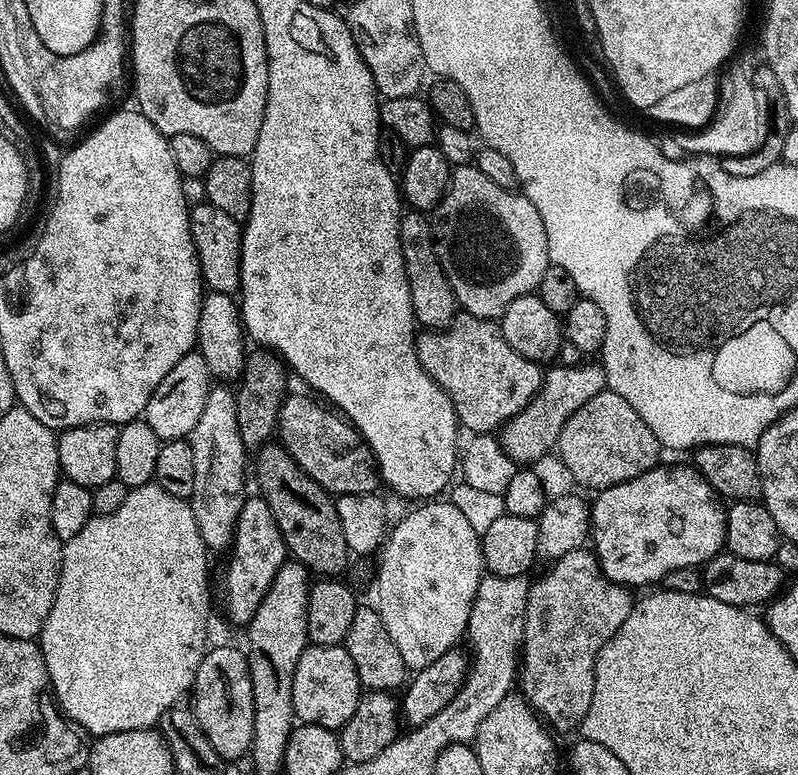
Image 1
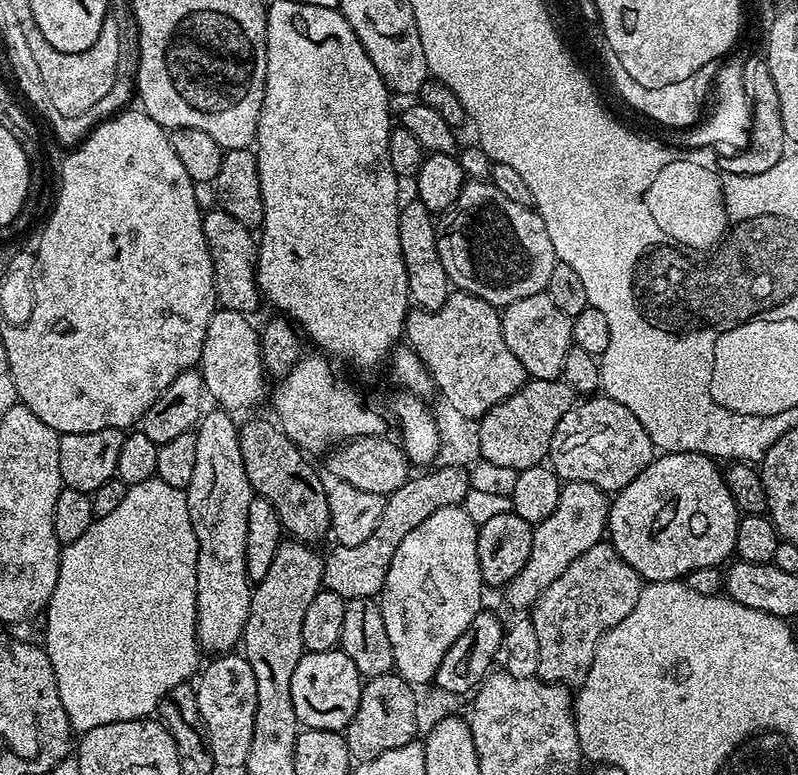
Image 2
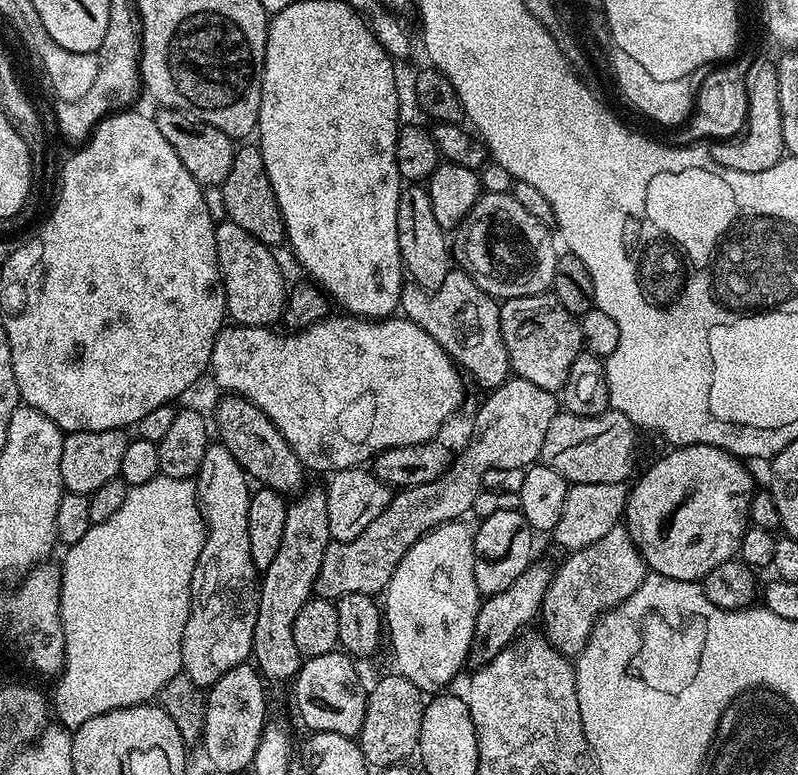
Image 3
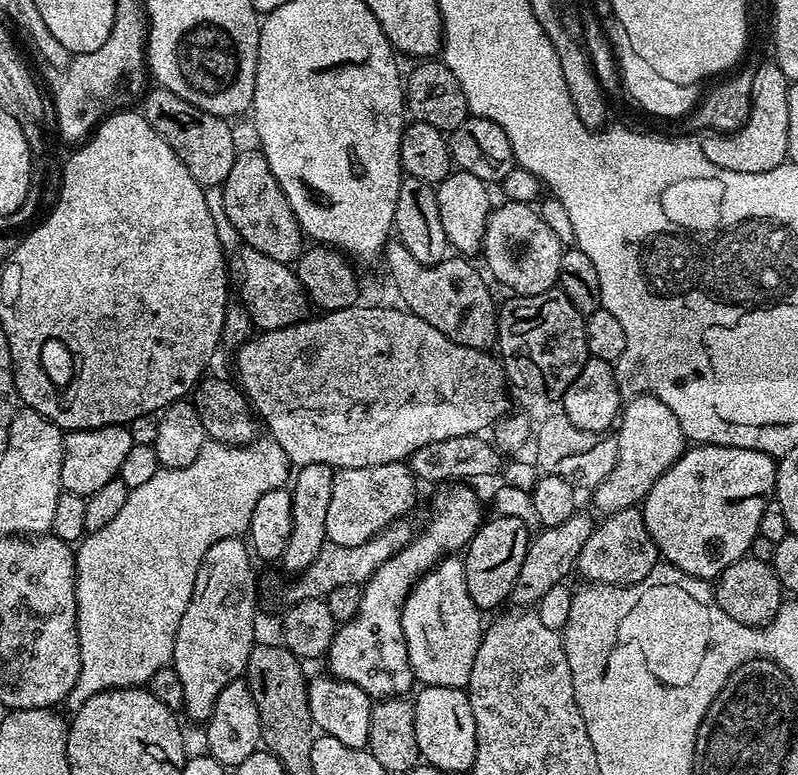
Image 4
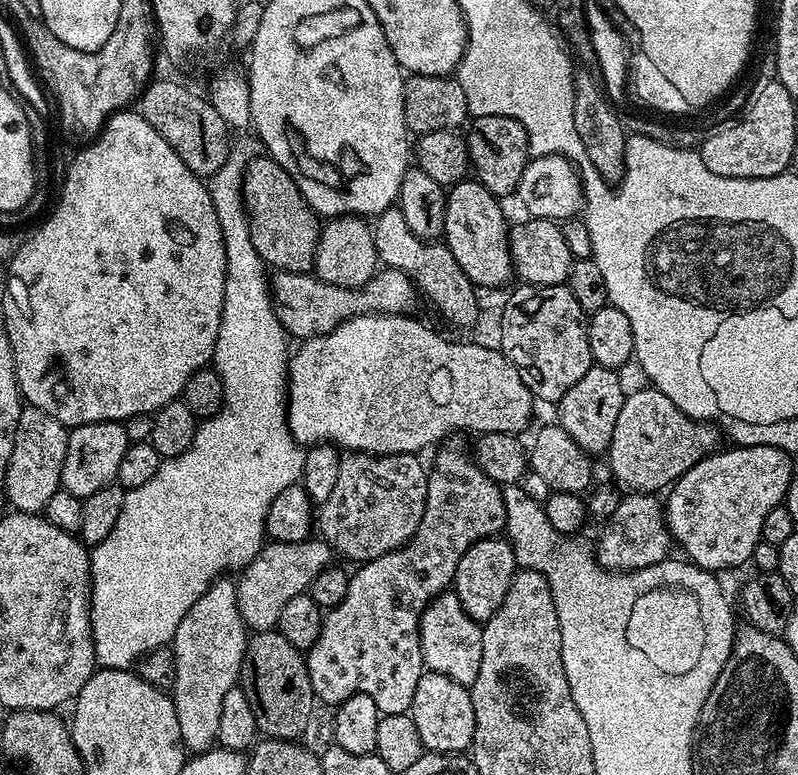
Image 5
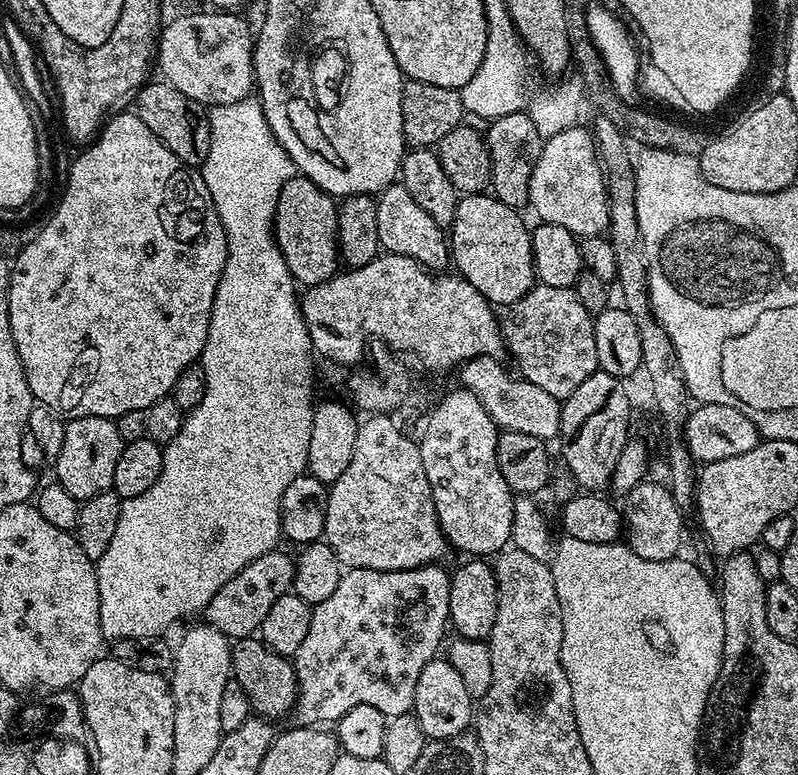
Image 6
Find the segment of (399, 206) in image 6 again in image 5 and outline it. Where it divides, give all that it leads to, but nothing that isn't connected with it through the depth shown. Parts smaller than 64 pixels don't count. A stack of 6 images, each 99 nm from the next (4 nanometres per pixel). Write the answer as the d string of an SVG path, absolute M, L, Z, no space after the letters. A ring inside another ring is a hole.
M398 206L388 208L375 217L372 237L376 247L376 259L385 269L393 268L405 272L416 286L417 293L424 296L449 320L460 328L468 328L480 316L480 304L476 301L477 289L472 280L466 278L462 266L458 266L454 254L450 254L447 244L429 242L418 238L414 230L406 224L402 210Z

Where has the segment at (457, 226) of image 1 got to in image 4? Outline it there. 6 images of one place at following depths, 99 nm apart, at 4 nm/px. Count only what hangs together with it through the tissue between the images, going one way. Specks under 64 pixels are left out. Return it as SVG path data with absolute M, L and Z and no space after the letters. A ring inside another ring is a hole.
M513 204L493 207L488 213L484 231L483 267L493 281L505 284L509 293L517 296L533 296L551 292L560 278L560 253L562 245L554 238L554 230L542 222L539 211L532 204Z

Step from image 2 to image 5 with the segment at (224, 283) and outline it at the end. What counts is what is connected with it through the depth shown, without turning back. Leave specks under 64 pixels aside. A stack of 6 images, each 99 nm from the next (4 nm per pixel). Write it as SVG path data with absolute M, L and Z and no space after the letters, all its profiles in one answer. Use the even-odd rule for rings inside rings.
M393 268L381 271L364 288L339 288L322 282L315 274L303 272L276 272L270 280L270 291L278 322L282 322L289 337L300 336L301 341L321 332L337 328L343 320L362 316L365 312L408 314L413 311L418 293L415 284L405 272Z

